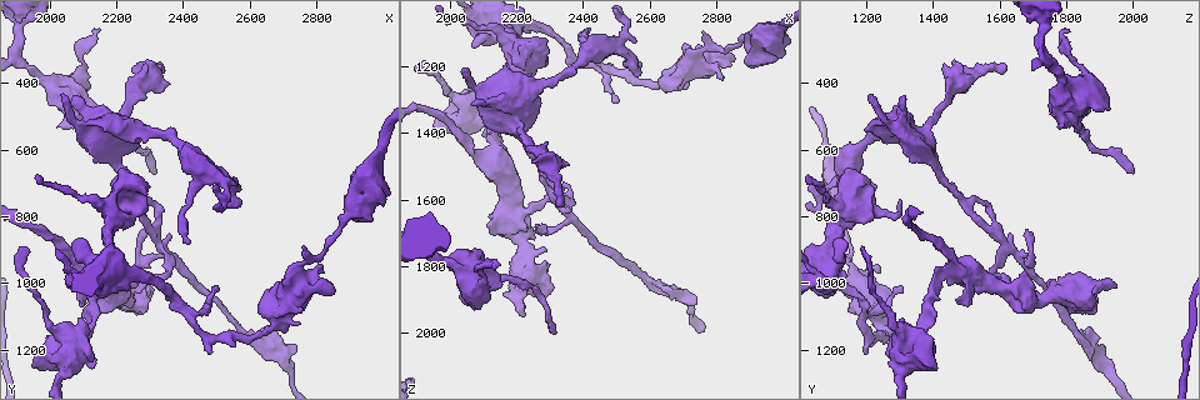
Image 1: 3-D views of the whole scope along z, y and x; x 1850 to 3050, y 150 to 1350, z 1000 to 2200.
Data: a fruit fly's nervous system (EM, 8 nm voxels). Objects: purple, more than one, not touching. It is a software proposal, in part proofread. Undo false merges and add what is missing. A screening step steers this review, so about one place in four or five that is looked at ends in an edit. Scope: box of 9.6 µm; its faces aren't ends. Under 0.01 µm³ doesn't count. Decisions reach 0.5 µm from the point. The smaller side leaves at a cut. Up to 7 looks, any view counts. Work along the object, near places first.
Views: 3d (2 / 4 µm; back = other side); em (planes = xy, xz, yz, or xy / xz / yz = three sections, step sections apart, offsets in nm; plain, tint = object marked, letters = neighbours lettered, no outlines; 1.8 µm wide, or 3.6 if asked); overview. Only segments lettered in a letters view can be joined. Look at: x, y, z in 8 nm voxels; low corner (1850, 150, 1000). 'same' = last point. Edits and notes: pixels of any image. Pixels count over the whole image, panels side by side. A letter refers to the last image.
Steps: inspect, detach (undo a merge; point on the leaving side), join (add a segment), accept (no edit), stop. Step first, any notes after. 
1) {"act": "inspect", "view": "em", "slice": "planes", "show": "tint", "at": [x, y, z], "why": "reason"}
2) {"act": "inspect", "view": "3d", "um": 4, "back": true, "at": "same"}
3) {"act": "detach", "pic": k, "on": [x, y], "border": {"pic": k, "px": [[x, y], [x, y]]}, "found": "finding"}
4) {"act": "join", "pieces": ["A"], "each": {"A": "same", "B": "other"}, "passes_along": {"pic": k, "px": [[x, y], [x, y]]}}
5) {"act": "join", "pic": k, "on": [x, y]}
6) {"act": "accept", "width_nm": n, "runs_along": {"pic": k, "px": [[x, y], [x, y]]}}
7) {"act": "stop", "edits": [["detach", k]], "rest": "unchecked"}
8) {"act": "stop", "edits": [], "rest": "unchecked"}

{"act": "inspect", "view": "3d", "um": 4, "at": [2330, 350, 1620]}

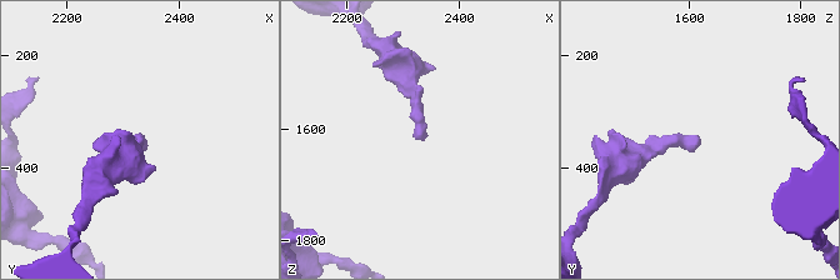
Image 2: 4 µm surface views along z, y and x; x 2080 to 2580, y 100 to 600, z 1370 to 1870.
{"act": "inspect", "view": "em", "slice": "xz", "step": 4, "show": "letters", "at": [2330, 355, 1625]}

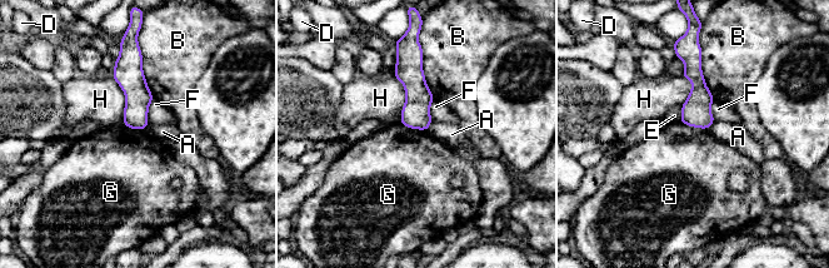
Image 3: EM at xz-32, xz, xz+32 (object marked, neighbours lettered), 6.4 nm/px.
{"act": "accept", "each": {"A": "other", "B": "other", "D": "other", "E": "other", "F": "other", "G": "other", "H": "other"}, "border": {"pic": 3, "px": [[680, 120], [688, 125], [708, 129]]}, "found": "no lettered segment goes on from it"}

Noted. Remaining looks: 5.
{"act": "inspect", "view": "3d", "um": 2, "at": [2910, 800, 1120], "why": "sharp bend"}

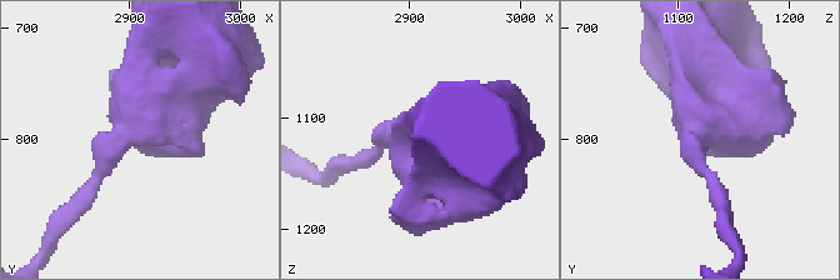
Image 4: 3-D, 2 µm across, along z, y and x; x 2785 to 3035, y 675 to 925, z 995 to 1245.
{"act": "inspect", "view": "em", "slice": "yz", "step": 16, "show": "tint", "at": [2904, 790, 1118]}

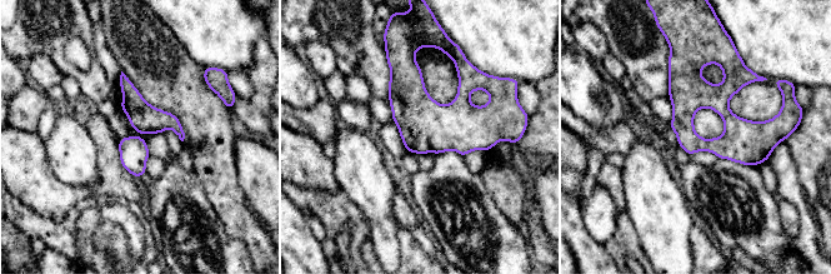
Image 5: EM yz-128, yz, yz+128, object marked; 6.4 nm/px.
{"act": "inspect", "view": "em", "slice": "planes", "show": "letters", "at": "same"}

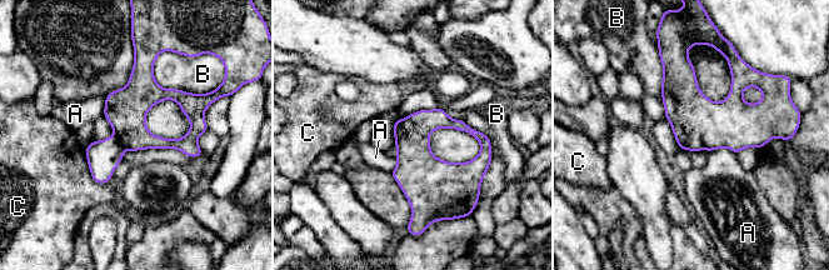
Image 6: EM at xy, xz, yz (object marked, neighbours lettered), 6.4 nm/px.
{"act": "detach", "pic": 6, "on": [125, 109], "width_nm": 220, "each": {"A": "other", "B": "other", "C": "other"}, "border": {"pic": 6, "px": [[114, 134], [126, 149]]}, "found": "a second cell is stuck on"}

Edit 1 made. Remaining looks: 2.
{"act": "inspect", "view": "em", "slice": "xy", "step": 4, "show": "letters", "at": [2310, 840, 1580], "why": "arms part here"}

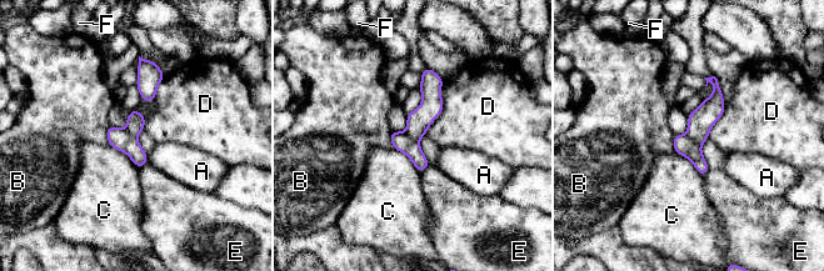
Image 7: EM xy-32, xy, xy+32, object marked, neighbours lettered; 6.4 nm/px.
{"act": "accept", "each": {"A": "other", "B": "other", "C": "other", "D": "other", "E": "other", "F": "other"}, "border": {"pic": 7, "px": [[444, 83], [442, 113], [425, 134]]}, "found": "one cell here"}

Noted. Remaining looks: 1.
{"act": "stop", "edits": [["detach", 6]], "rest": "unchecked"}

